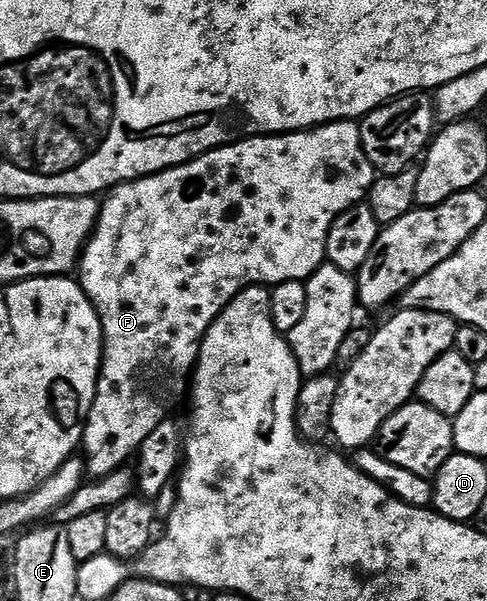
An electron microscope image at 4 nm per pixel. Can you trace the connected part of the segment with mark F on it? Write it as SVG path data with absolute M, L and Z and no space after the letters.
M332 121L329 125L318 125L316 129L303 129L300 133L279 133L271 137L246 137L239 141L234 141L228 145L221 145L218 149L210 149L208 153L201 157L196 157L194 161L188 161L182 165L172 165L170 169L165 169L162 173L152 173L150 177L136 177L133 181L123 181L120 185L113 186L108 190L107 196L101 201L101 214L97 216L97 226L93 228L93 233L89 240L85 242L85 247L79 262L79 284L81 290L87 295L87 299L95 307L97 318L101 321L101 340L103 342L103 352L101 354L101 375L97 379L97 394L95 395L95 403L89 412L89 419L85 423L85 435L83 438L83 460L90 478L96 479L111 475L111 471L122 468L126 464L125 461L134 456L137 450L141 448L143 439L147 439L147 435L151 435L151 431L155 431L155 427L159 427L159 423L163 423L170 416L169 413L177 404L186 400L187 394L191 389L191 378L193 368L197 366L197 356L201 350L201 340L207 335L207 331L213 326L213 321L236 297L241 294L243 289L249 288L251 285L264 285L272 287L279 283L287 283L288 281L304 281L307 282L309 277L321 265L326 264L327 258L327 231L331 231L331 223L335 223L335 219L339 219L339 215L347 212L349 208L362 204L369 196L369 188L373 186L375 180L375 172L372 163L367 159L367 154L363 151L363 142L360 139L360 127L357 121Z

